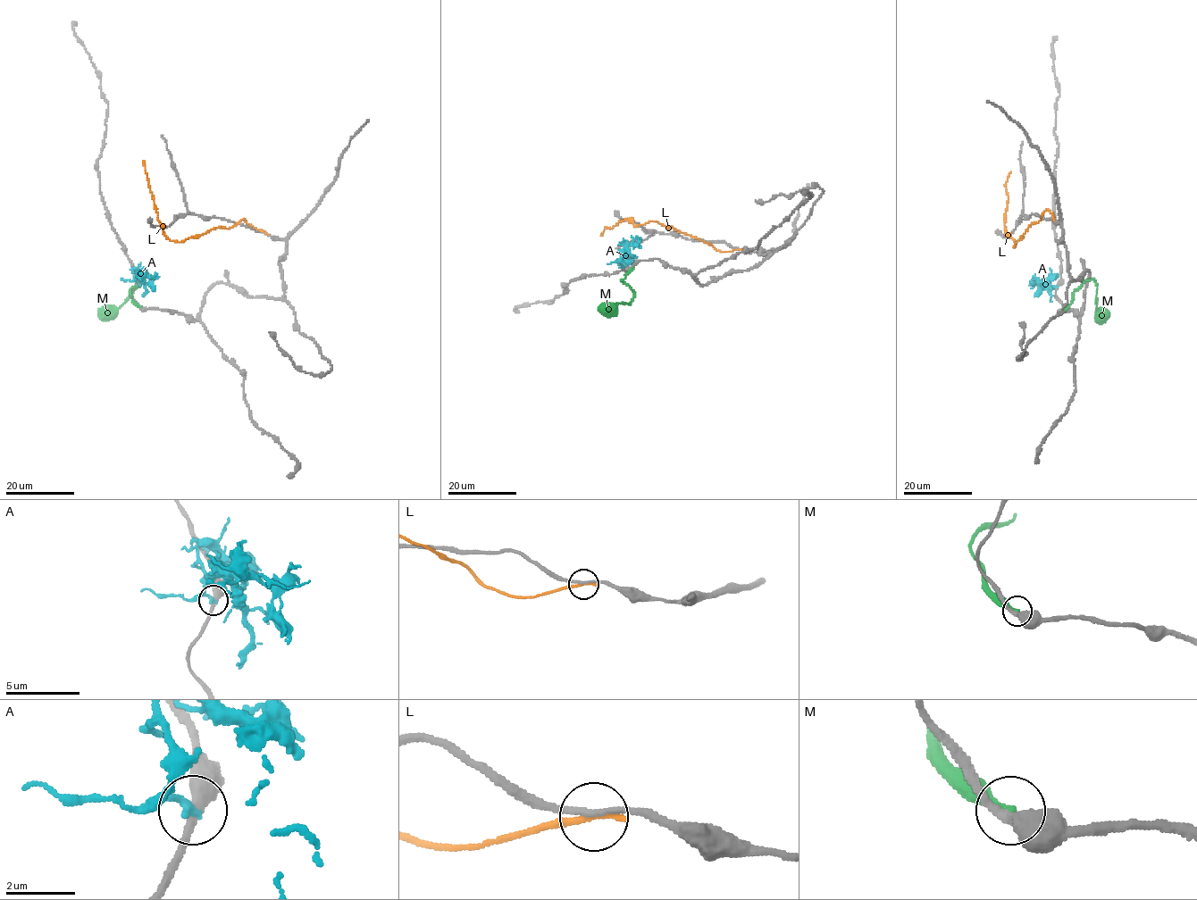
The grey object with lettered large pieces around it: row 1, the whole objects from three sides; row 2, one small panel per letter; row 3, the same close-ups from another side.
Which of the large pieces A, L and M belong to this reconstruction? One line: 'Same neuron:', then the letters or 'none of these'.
Same neuron: none of these

